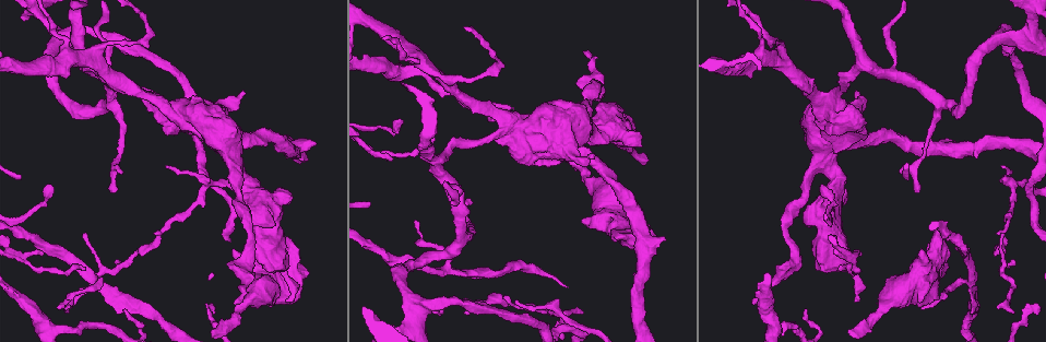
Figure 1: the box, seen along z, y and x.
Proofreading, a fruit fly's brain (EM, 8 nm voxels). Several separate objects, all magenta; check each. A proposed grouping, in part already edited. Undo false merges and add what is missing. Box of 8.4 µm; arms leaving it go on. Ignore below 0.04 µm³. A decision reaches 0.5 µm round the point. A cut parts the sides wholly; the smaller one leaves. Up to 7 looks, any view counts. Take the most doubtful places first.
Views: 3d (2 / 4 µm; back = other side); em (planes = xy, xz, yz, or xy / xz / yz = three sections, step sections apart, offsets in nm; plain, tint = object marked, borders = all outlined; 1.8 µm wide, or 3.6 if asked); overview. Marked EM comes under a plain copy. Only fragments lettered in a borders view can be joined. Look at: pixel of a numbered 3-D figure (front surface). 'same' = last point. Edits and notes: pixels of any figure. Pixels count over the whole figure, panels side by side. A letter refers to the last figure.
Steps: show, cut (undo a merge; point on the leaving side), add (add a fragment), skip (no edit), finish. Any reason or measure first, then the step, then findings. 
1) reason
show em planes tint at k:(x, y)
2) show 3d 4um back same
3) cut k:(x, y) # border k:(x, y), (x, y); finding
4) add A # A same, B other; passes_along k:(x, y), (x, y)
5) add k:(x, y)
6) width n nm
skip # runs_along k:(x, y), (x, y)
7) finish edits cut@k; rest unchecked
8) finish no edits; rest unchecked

stops while still wide
show 3d 2um at 1:(582, 220)

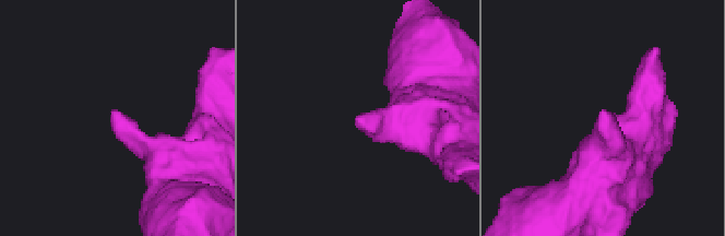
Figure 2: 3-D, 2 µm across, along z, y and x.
show em planes borders at 2:(602, 110)

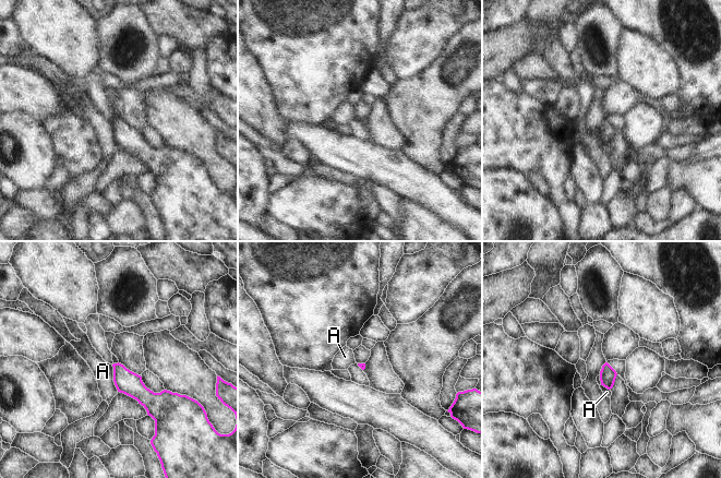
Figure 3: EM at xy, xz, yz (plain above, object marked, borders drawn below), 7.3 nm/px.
skip # A other; runs_along 3:(116, 366), (146, 397), (171, 397); no lettered fragment goes on from it

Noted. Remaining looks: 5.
sharp bend
show 3d 2um at 1:(568, 323)

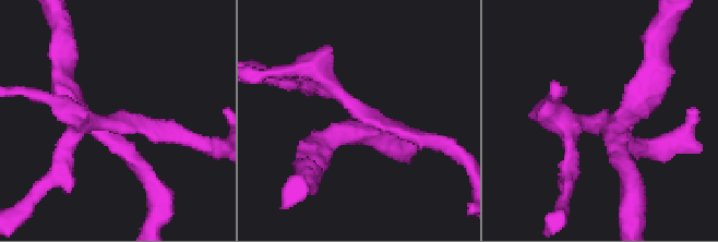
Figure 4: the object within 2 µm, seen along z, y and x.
need the tissue
show em planes borders at 4:(110, 121)

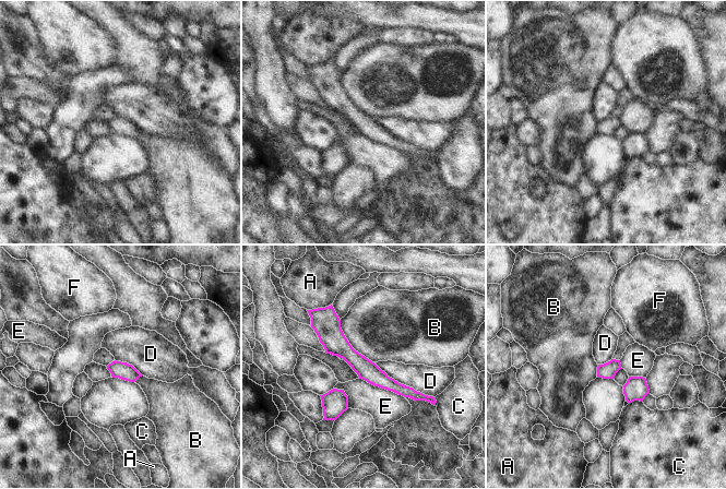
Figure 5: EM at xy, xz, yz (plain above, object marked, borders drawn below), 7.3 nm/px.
skip # A other, B other, C other, D other, E other, F other; border 5:(373, 362), (399, 382), (433, 397); continuous, no second neuron

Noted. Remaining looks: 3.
free end
show 3d 4um at 1:(285, 301)

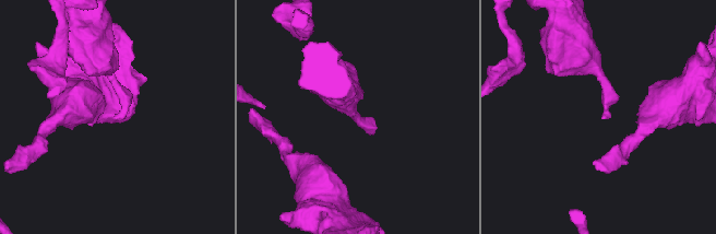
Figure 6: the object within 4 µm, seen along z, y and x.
show em planes borders at 6:(603, 117)

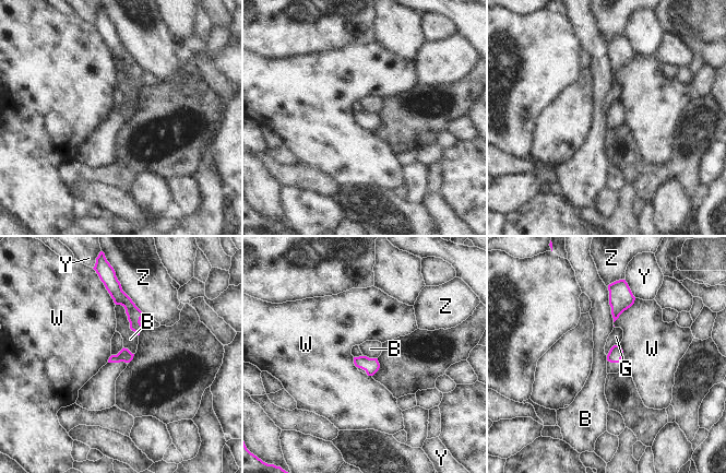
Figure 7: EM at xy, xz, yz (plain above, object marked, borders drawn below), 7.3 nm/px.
width 100 nm
skip # B other, G other, W other, Y other, Z other; border 7:(115, 303), (138, 335); none of them fits

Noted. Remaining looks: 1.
finish no edits; rest unchecked

